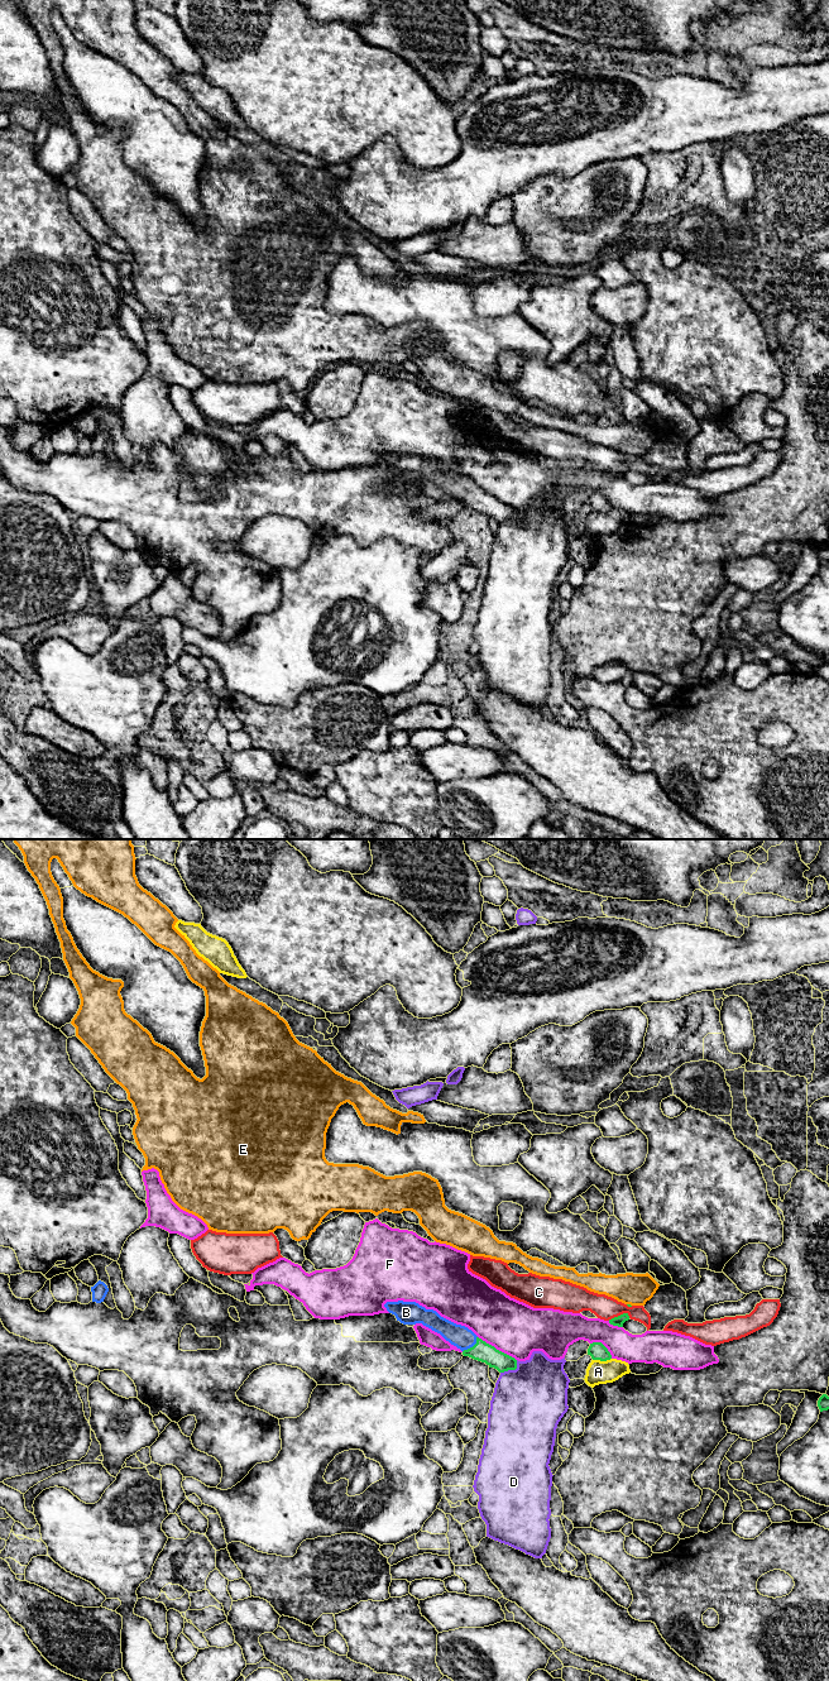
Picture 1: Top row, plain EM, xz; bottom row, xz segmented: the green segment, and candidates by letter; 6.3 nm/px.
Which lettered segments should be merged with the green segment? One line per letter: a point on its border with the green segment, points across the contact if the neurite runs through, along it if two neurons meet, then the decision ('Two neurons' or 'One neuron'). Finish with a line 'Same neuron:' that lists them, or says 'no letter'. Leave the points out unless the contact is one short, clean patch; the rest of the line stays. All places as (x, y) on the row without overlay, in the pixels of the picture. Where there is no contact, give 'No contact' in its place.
A: Touches green at xz (602, 511). Two neurons
B: Touches green at xz (473, 497). Path across: xz (482, 502), (473, 497), (460, 487). One neuron
C: Touches green at xz (618, 467). Boundary: xz (629, 467), (623, 464), (608, 470). Two neurons
D: Touches green at xz (512, 520). Boundary: xz (517, 511), (514, 520), (501, 523). Two neurons
E: Touches green at xz (629, 455). Boundary: xz (627, 454), (631, 456). Two neurons
F: Touches green at xz (496, 499). Two neurons
Same neuron: B

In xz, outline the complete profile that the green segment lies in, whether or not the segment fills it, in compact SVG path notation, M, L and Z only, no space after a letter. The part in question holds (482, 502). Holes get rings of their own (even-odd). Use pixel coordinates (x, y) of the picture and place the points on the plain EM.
M387 452L387 461L403 475L422 474L440 484L446 492L463 502L464 507L485 513L499 523L517 519L517 511L479 489L471 480L441 468L433 460L426 460L416 452Z

